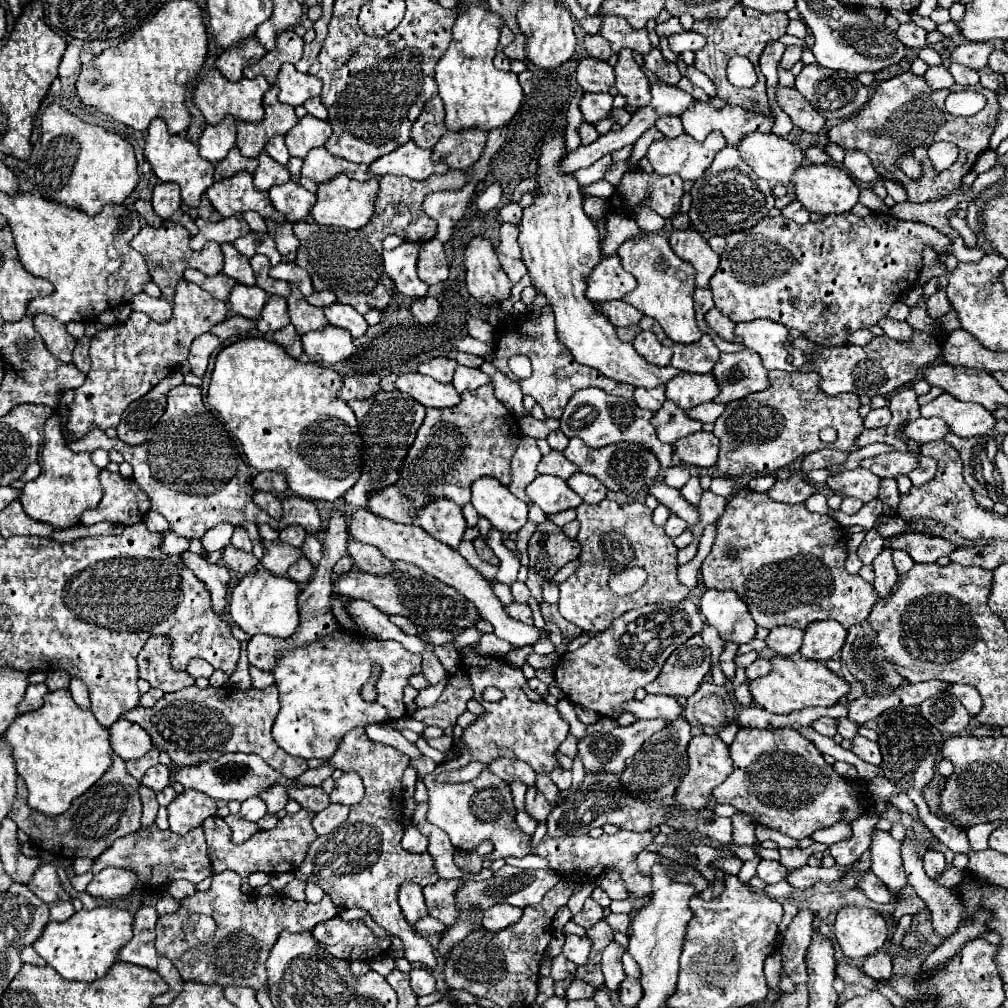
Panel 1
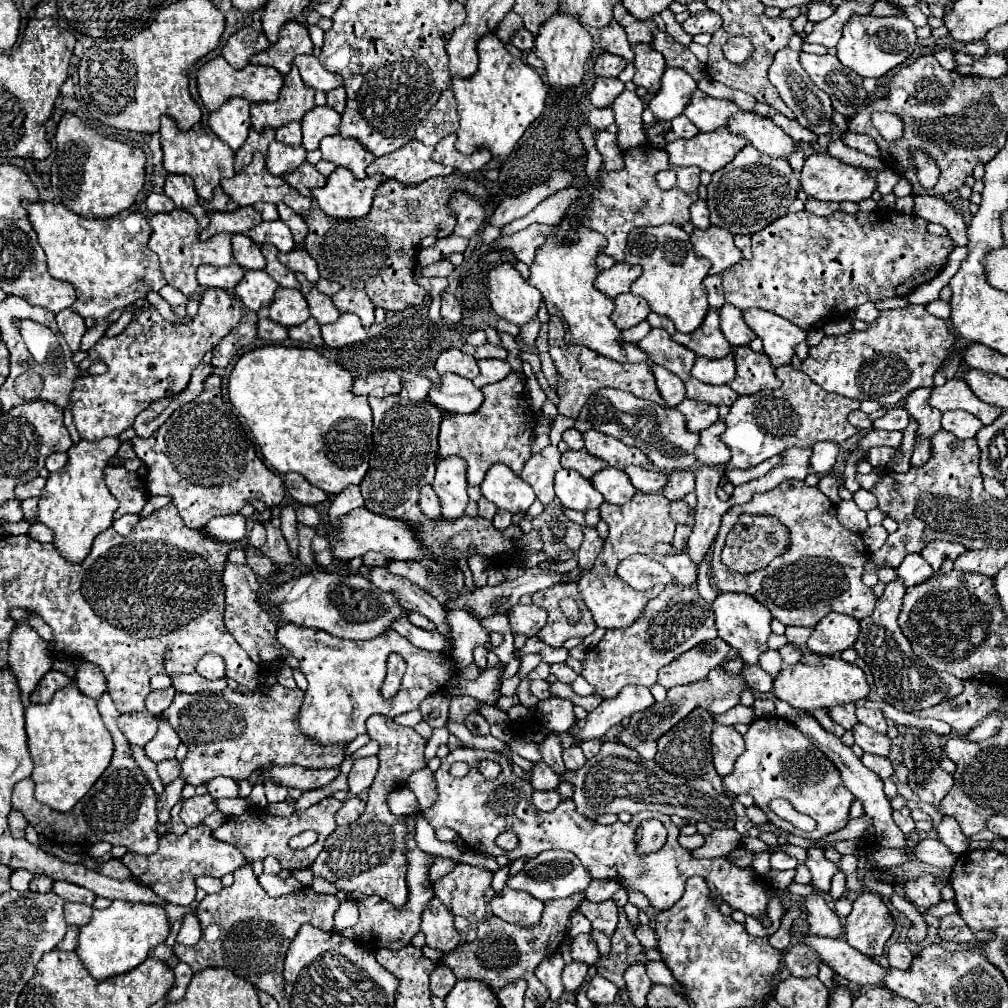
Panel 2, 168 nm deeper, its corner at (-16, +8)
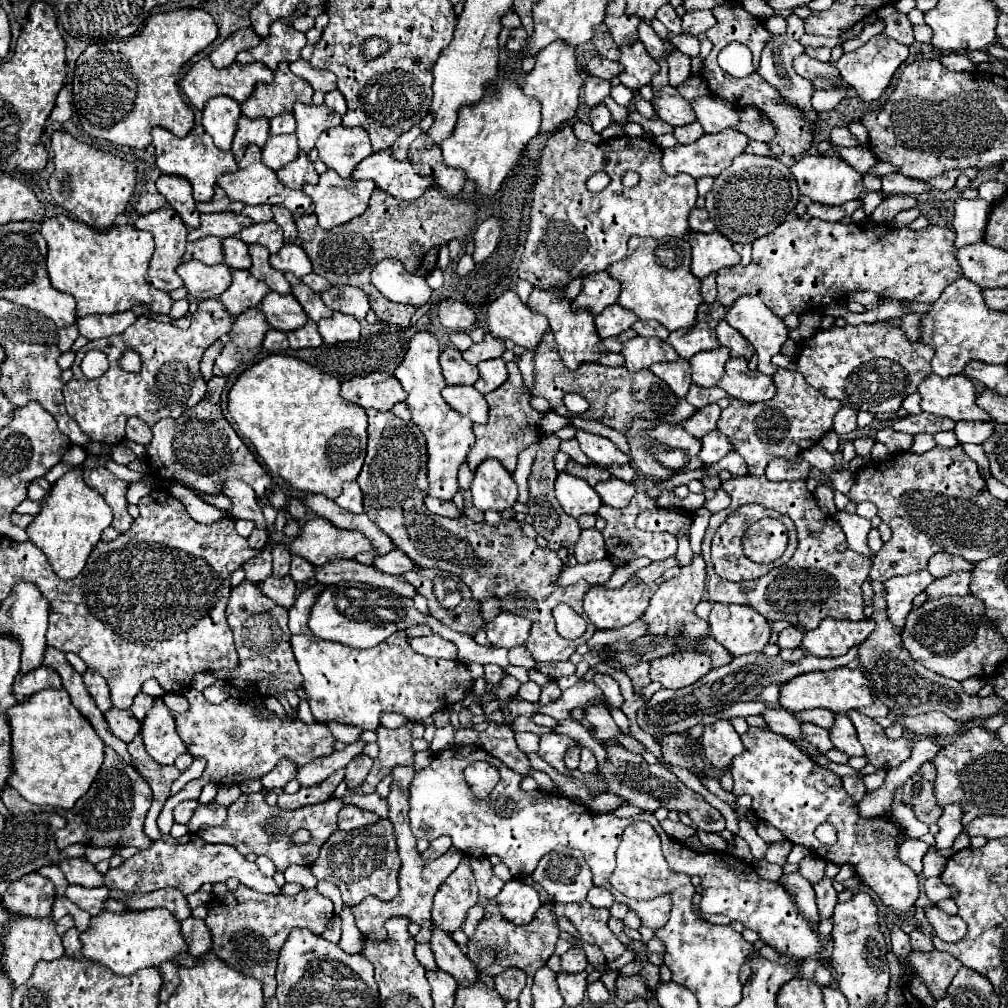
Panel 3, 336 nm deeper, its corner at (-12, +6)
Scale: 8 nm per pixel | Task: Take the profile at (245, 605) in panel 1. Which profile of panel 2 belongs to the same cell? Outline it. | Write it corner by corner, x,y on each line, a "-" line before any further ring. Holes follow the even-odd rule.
314,570
282,586
274,586
270,590
270,600
280,608
288,622
314,626
346,640
372,640
384,634
394,620
408,616
408,610
398,604
394,594
378,590
360,574
330,574

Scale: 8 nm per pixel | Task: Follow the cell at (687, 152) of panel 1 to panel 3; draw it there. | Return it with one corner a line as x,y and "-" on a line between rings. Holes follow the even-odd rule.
724,130
718,134
704,134
700,136
700,140
688,144
688,146
674,146
674,148
666,148
664,156
662,156
662,168
666,170
666,174
674,176
678,172
686,172
694,178
702,178
702,176
718,176
724,168
728,168
734,160
734,156
742,154
744,148
748,144
746,134
734,132
734,130

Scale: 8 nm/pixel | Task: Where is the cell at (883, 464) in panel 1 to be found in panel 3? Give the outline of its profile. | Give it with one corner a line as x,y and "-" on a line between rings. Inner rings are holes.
862,436
862,438
856,438
854,440
854,446
856,446
856,452
864,458
870,458
872,454
872,446
874,446
874,440
868,438
868,436

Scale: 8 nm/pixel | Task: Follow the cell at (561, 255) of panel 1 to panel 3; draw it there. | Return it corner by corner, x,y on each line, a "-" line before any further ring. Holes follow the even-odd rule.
556,286
556,288
532,288
532,294
528,298
528,308
532,308
532,312
544,314
550,322
550,328
554,332
554,338
558,342
558,352
562,356
562,362
574,370
580,366
580,362
598,362
604,366
622,366
624,364
624,356
622,354
612,354
604,348
602,338
596,332
594,326
594,314
590,310
574,310
572,308
572,298
564,296
566,286

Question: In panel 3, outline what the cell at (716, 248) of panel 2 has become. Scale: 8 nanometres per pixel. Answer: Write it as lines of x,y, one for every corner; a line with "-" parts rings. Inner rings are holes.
690,232
692,246
692,274
696,278
706,278
720,268
734,266
740,262
740,256
734,252
730,240
720,232

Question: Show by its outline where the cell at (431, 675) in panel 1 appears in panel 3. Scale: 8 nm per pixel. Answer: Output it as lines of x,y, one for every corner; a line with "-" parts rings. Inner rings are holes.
336,560
330,564
324,564
316,570
316,580
320,584
338,584
340,580
352,580
352,582
366,582
380,588
392,588
394,592
400,592
400,596
414,598
416,590
412,584
404,582
400,576
384,574
372,566
360,564
356,560

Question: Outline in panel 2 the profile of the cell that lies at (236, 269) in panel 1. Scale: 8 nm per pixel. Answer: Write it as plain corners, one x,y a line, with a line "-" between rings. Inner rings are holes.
234,234
232,254
234,254
236,264
240,264
244,270
264,270
264,266
266,266
266,260
260,252
260,246
254,244
244,234

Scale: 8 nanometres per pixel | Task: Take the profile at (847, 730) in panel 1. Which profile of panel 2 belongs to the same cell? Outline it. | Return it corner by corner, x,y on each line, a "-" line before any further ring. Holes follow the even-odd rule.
848,704
832,706
832,708
828,708
828,716
830,716
836,724
844,726
846,730
852,730
852,726
858,722
858,720
856,720
856,706
854,706
854,704
852,704
852,706
848,706

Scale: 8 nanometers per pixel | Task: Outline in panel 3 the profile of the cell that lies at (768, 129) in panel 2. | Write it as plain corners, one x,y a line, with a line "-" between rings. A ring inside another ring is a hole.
712,94
702,96
692,102
692,108
704,132
716,134
728,128
736,130
740,124
738,108
732,108
732,104
728,104
726,100
720,100
720,96
712,96

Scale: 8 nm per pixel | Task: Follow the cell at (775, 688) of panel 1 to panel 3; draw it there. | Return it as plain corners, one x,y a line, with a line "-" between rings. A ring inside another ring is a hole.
834,668
832,672
806,672
804,676
796,676
796,680
790,680
788,684
780,684
780,706
790,712
810,710
810,708
826,708
834,714
858,710
862,706
872,704
870,694
870,682
860,670
850,668

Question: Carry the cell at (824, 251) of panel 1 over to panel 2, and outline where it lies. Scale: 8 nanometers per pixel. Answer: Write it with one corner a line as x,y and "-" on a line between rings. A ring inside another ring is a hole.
876,208
872,212
858,212
858,214
846,214
846,212
834,212
826,218
820,218
816,214
810,214
806,210
798,212
798,214
786,214
784,218
778,218
776,222
772,222
772,226
766,226
760,234
752,236
752,260
742,260
736,266
730,266
728,270
722,272
722,288
724,288
724,298
728,304
736,306
738,310
746,310
746,308
764,308
770,312
780,314
782,318
790,320
792,324
804,328
804,330
812,330
818,322
832,322
838,320
838,316
848,316
856,306
864,304
864,302
880,302
880,300
888,300
894,296
908,296
916,286
926,284
930,280
934,280
948,264
948,256
952,254
952,240
950,236
934,236
926,230
924,218
916,218
914,214
900,214
896,210
882,210

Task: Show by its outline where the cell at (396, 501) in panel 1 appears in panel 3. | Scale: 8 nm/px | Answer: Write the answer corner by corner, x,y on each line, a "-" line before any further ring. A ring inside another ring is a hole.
426,496
426,498
424,498
424,504
426,504
426,508
428,508
432,514
440,514
440,516
448,516
448,518
460,516
460,512
458,512
458,508
454,506
454,502
446,502
446,500
438,500
438,498

